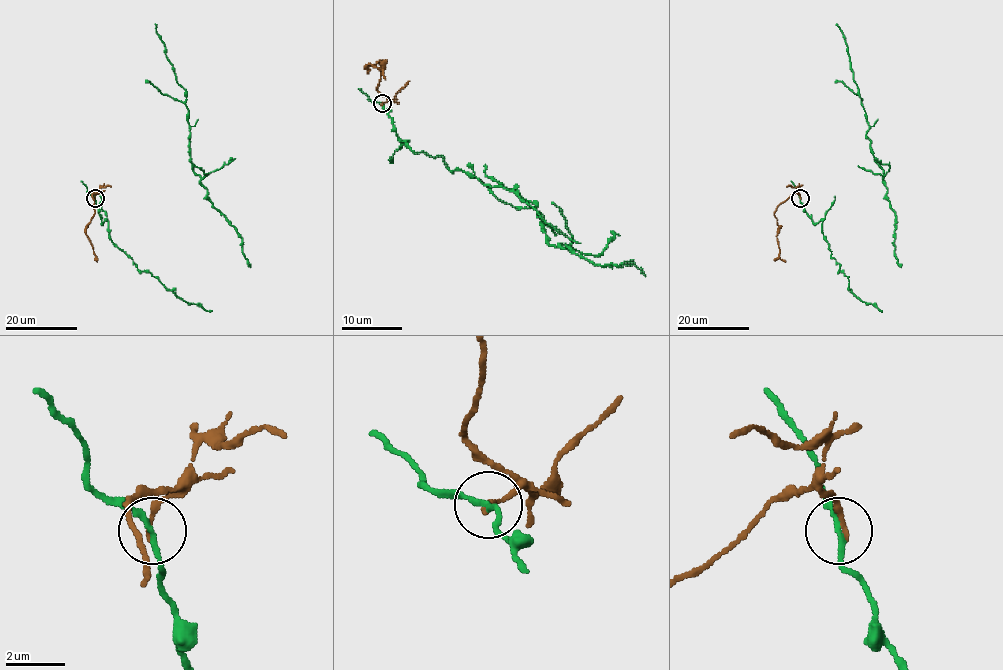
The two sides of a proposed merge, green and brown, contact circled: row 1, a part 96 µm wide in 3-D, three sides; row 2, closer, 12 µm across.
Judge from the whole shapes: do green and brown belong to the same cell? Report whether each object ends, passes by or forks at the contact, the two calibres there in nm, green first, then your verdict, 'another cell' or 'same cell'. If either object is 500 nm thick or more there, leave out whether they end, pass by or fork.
green passes by; brown ends there; 180 nm thick on the green side, 190 nm on the other; another cell

